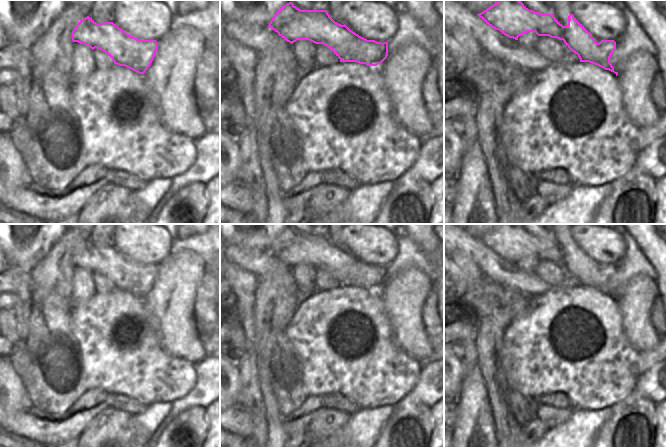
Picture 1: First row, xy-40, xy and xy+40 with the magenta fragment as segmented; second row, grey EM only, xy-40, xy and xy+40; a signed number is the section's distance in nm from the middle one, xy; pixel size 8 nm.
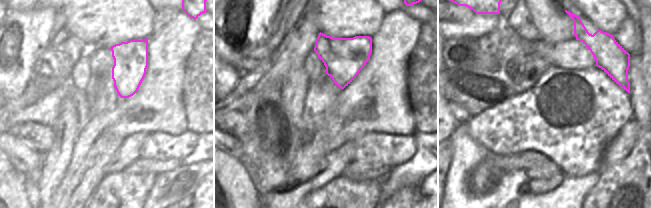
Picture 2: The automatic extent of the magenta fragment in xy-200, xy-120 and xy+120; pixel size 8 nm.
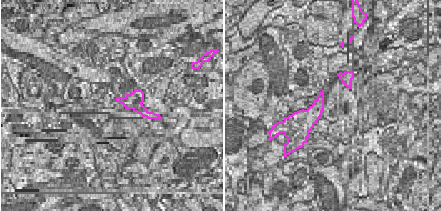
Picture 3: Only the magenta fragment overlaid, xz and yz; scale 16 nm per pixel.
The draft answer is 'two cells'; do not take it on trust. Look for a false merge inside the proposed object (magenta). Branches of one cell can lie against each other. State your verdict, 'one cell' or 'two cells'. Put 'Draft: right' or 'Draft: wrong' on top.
Draft: right
two cells

